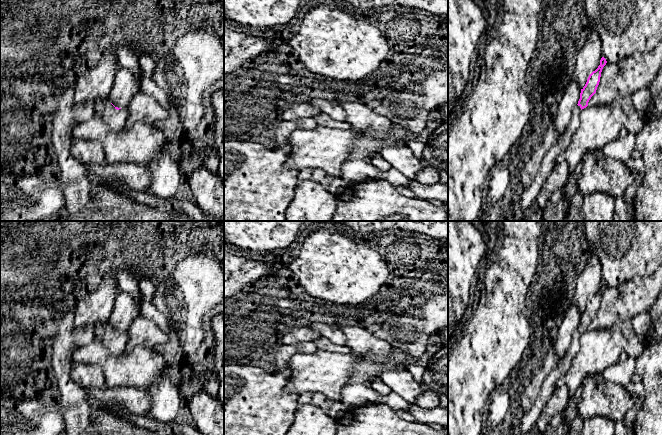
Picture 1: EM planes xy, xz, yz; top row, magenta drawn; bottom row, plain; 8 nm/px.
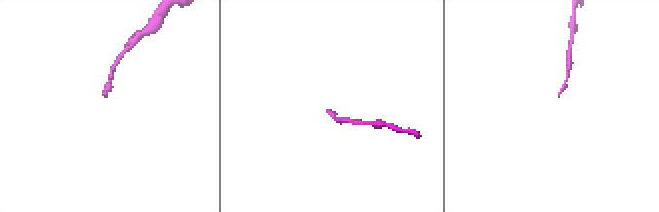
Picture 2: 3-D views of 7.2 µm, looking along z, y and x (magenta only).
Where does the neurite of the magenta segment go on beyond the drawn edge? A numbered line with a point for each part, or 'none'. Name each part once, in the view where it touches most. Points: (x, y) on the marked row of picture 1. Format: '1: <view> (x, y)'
1: xy (116, 119)

